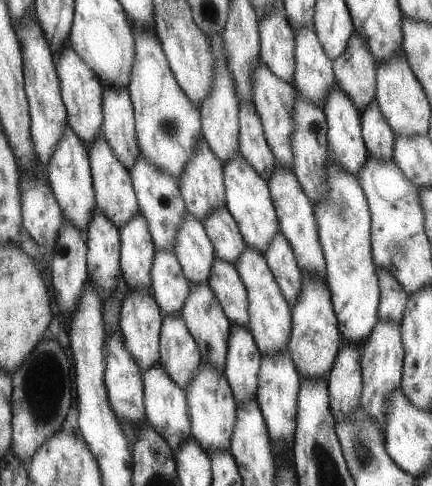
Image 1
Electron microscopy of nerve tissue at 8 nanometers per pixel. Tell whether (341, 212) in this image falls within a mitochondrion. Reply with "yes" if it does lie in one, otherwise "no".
yes

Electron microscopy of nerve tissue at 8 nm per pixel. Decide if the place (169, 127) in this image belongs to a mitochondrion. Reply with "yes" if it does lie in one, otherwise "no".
yes

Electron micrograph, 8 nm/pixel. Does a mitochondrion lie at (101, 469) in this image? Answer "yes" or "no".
no

